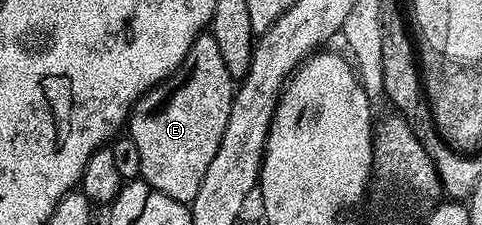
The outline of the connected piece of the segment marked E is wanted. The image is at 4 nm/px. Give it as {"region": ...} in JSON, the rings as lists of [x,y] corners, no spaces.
{"region":[[[200,33],[191,42],[182,63],[162,83],[152,87],[142,99],[137,100],[127,116],[125,131],[133,145],[137,145],[137,171],[143,182],[165,193],[165,197],[173,197],[173,201],[178,203],[189,205],[193,197],[197,197],[197,189],[201,189],[201,177],[205,177],[205,169],[217,151],[221,133],[225,131],[235,88],[233,77],[219,56],[215,38],[209,33]]]}

